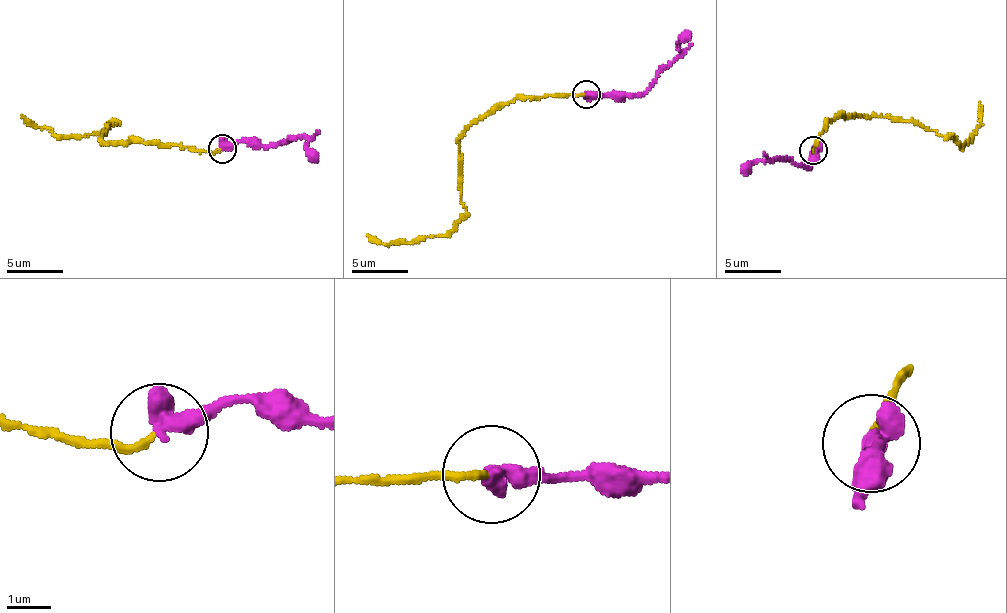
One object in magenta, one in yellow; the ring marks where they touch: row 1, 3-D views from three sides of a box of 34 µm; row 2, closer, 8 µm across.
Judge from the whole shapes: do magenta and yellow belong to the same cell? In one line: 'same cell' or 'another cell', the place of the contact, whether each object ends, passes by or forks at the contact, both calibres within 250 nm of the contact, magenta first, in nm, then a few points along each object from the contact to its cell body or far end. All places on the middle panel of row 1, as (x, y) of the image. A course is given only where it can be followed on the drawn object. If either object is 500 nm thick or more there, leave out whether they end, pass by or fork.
same cell; place (586, 94); calibres 500 and 170 nm; course magenta (587, 94), (640, 97), (674, 59), (679, 39), (690, 33); course yellow (584, 94), (517, 96), (480, 116), (459, 140), (459, 182), (466, 212), (444, 235), (391, 244), (367, 234)

